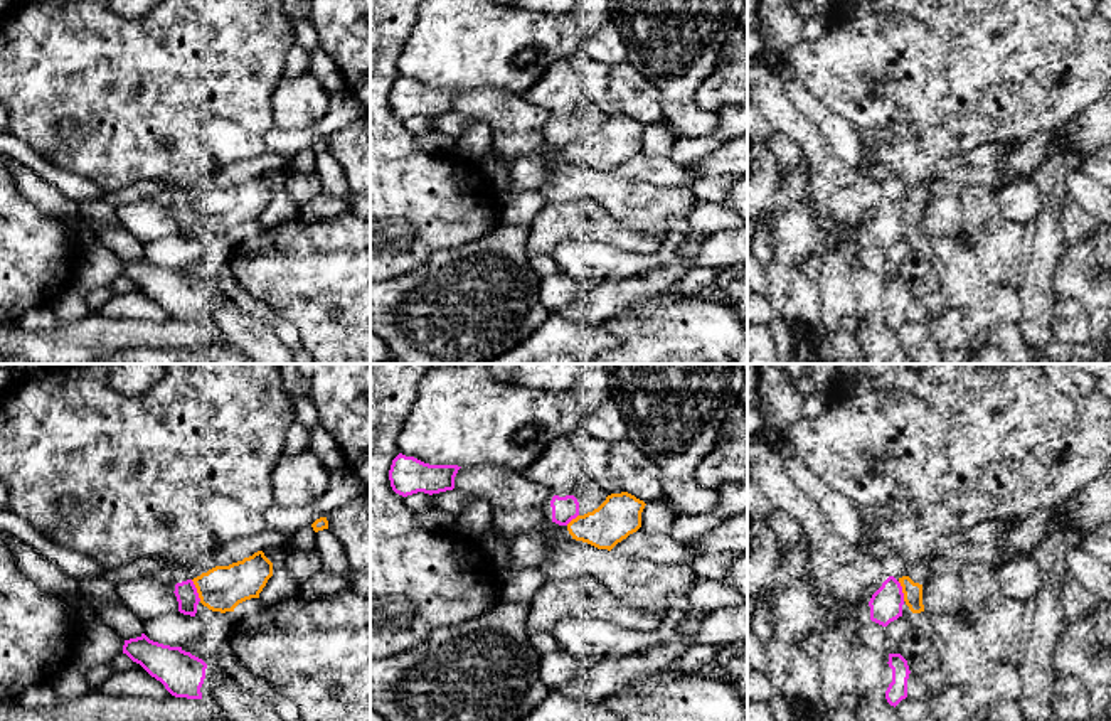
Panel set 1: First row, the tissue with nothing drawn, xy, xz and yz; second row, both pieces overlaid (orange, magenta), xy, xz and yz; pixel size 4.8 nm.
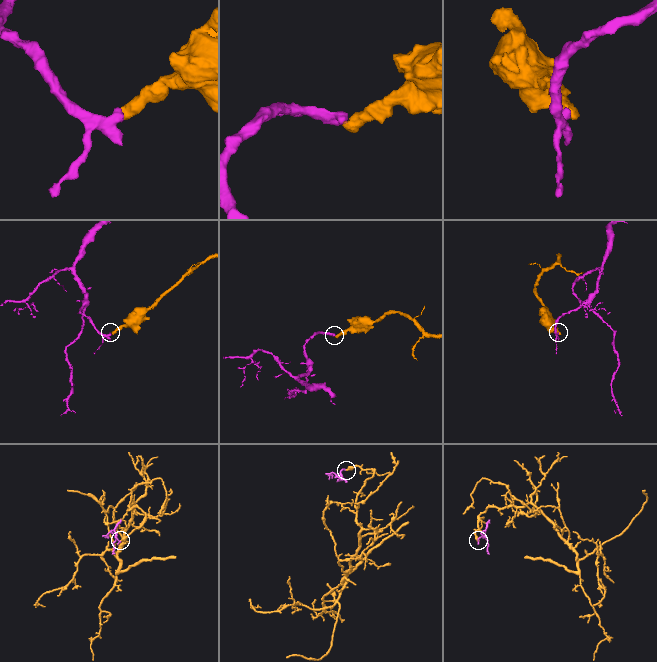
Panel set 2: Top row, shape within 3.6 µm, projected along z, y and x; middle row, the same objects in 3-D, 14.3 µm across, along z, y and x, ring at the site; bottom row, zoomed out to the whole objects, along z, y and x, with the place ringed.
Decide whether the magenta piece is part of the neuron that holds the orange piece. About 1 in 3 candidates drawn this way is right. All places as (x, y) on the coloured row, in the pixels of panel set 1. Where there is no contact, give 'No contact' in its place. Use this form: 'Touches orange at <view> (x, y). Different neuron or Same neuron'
Touches orange at xy (197, 590). Same neuron

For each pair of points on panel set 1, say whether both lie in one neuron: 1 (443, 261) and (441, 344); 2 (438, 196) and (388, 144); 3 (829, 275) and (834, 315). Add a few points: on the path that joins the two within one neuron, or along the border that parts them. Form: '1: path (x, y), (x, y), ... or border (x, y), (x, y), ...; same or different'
1: path (443, 282), (441, 324); same
2: path (428, 184), (401, 157); same
3: path (830, 285), (834, 305); same

